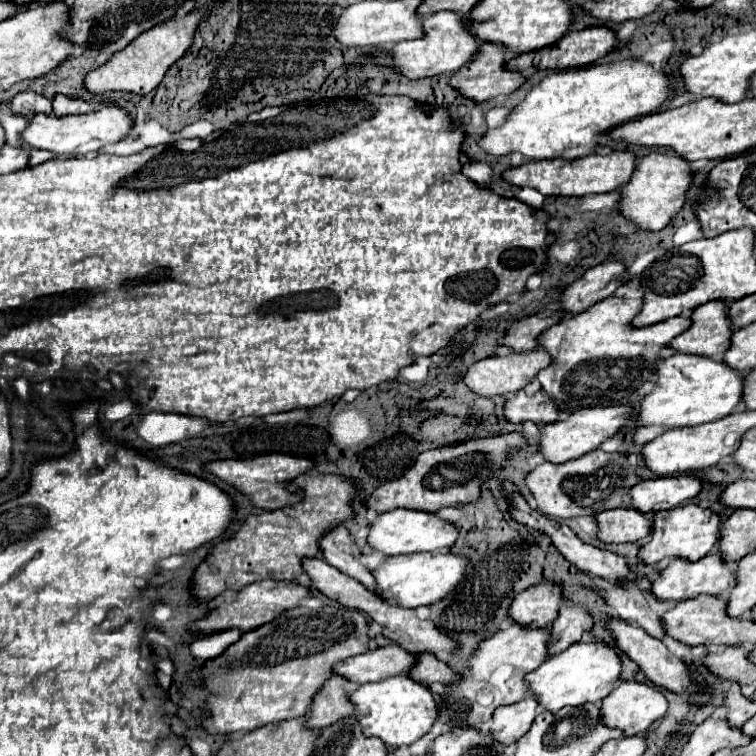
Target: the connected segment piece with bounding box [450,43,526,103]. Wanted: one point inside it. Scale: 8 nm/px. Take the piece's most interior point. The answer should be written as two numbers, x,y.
486,77

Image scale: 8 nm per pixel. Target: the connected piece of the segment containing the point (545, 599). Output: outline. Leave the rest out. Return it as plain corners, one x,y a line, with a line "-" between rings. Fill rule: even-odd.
544,579
514,597
514,603
510,605
510,617
526,627
550,629
558,617
562,601
562,585

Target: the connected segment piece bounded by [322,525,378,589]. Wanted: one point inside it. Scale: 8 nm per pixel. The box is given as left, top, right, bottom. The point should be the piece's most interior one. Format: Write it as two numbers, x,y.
340,551

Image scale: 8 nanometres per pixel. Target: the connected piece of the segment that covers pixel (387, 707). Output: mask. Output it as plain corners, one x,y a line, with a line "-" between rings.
408,675
388,677
386,681
378,683
364,683
352,693
350,699
356,703
360,713
358,721
362,723
364,733
380,737
388,747
412,745
414,741
422,739
440,715
440,705
434,693

